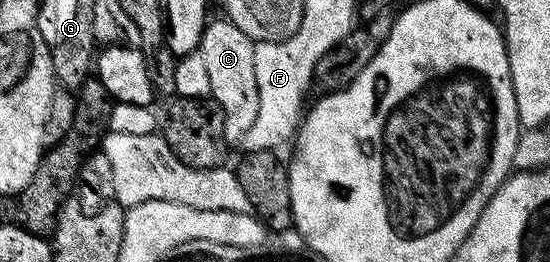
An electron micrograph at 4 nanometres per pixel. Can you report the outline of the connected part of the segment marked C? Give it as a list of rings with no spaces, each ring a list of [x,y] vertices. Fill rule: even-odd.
[[[226,18],[212,19],[203,32],[198,52],[205,54],[205,70],[209,73],[210,99],[216,100],[225,114],[225,138],[242,141],[257,118],[257,70],[253,70],[255,44],[236,24]]]

